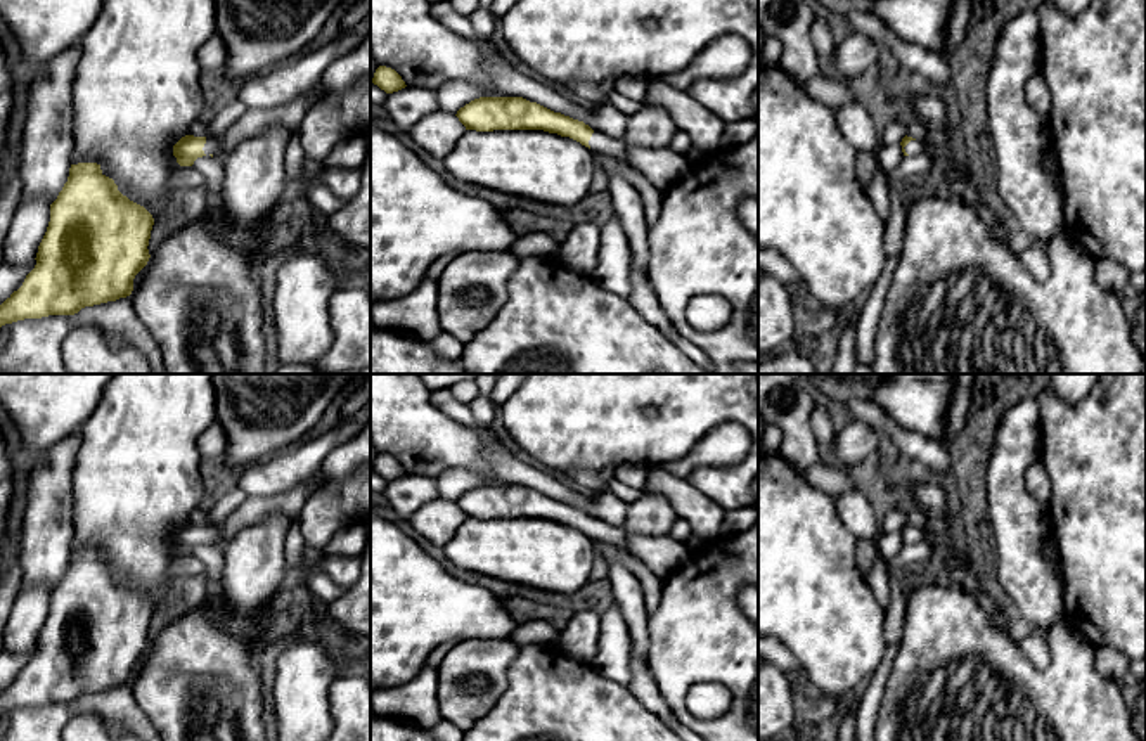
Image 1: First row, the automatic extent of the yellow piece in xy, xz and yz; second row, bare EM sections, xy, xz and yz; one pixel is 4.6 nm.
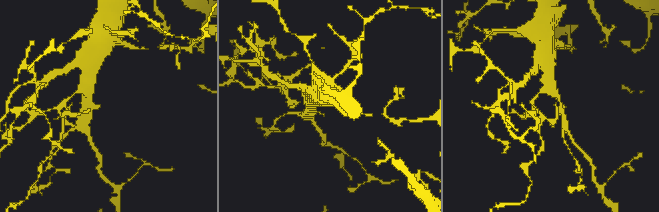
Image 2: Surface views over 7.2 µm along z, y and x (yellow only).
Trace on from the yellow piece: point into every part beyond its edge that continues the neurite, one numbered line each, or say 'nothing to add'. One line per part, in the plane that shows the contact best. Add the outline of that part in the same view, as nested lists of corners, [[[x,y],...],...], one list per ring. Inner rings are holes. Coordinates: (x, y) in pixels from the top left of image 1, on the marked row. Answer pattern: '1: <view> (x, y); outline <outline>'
1: xy (213, 144); outline [[[206,137],[206,144],[203,147],[204,154],[209,156],[216,156],[216,158],[223,158],[222,154],[222,137]]]

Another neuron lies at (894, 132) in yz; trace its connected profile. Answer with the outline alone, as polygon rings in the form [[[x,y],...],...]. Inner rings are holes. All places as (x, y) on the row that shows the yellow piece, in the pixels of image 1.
[[[893,121],[888,123],[879,133],[879,144],[881,145],[900,144],[904,137],[905,137],[905,123]]]

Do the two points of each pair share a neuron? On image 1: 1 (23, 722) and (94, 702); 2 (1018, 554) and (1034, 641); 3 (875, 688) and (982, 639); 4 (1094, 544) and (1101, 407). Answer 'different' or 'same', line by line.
1: same
2: different
3: different
4: same

